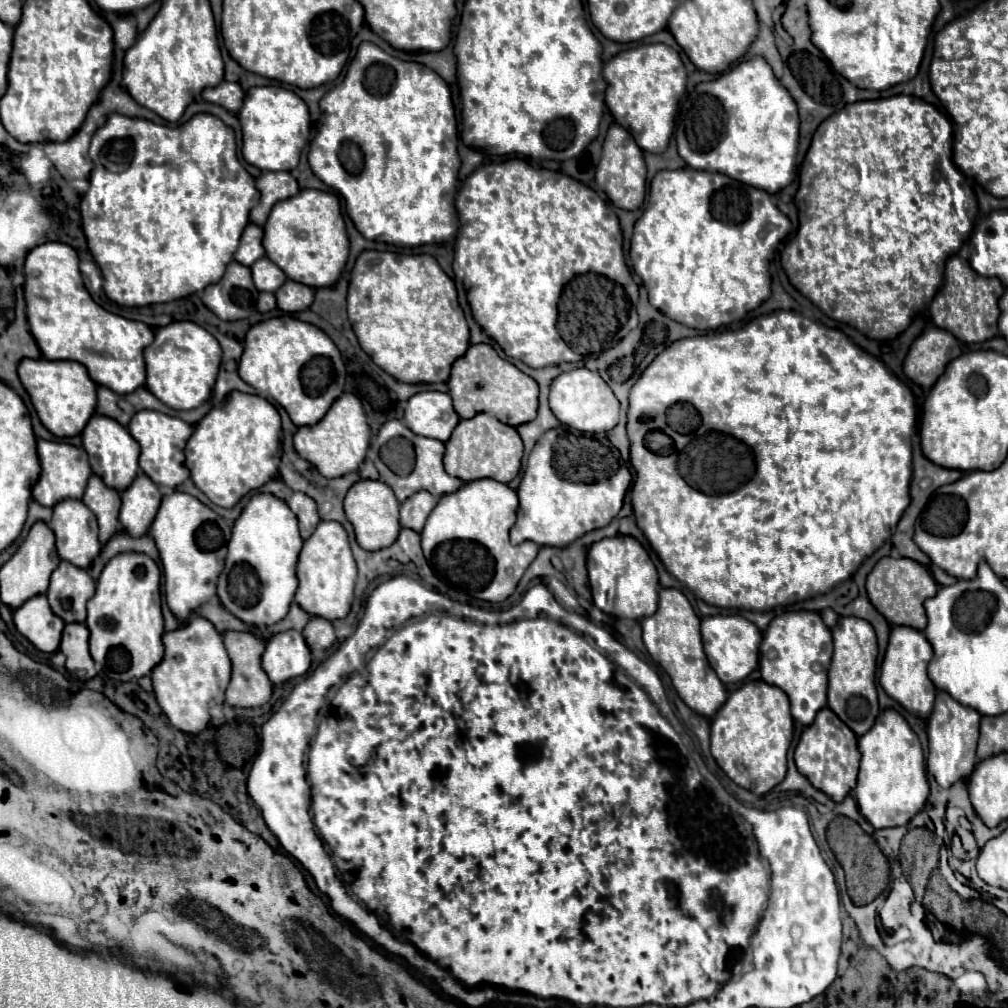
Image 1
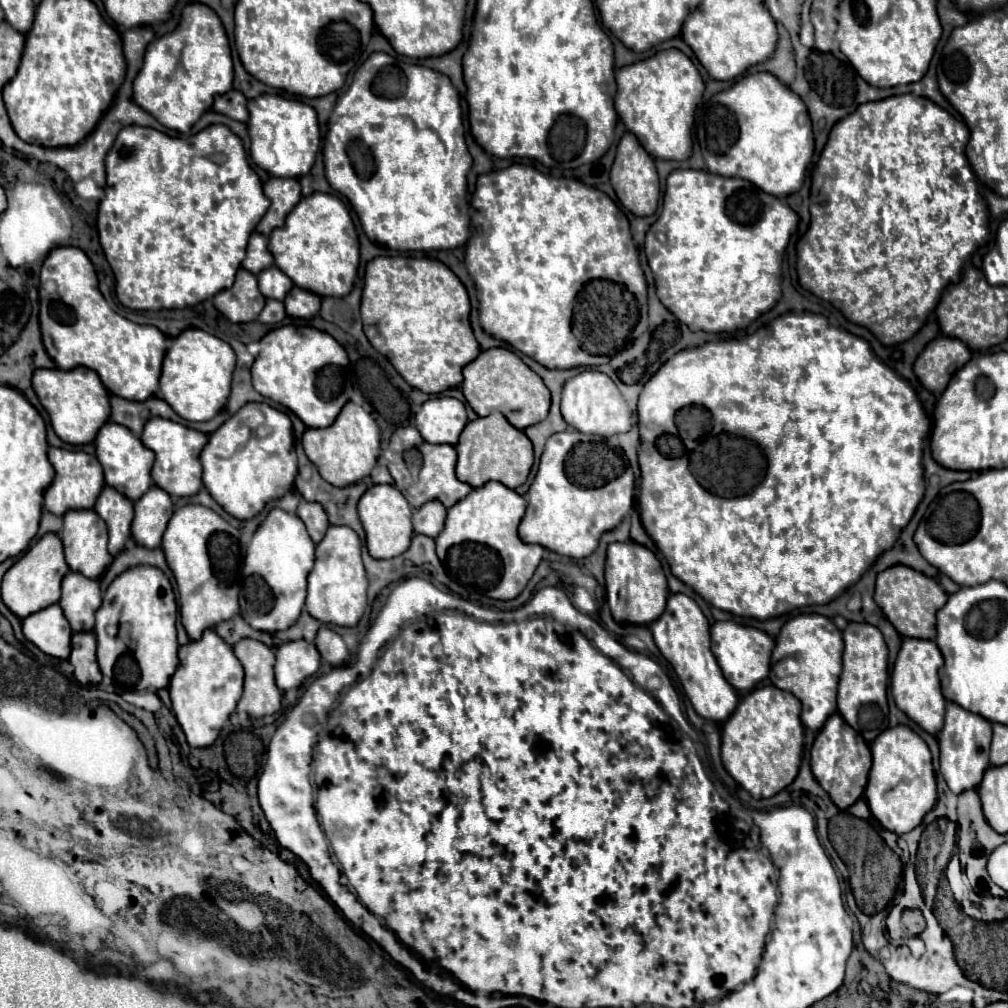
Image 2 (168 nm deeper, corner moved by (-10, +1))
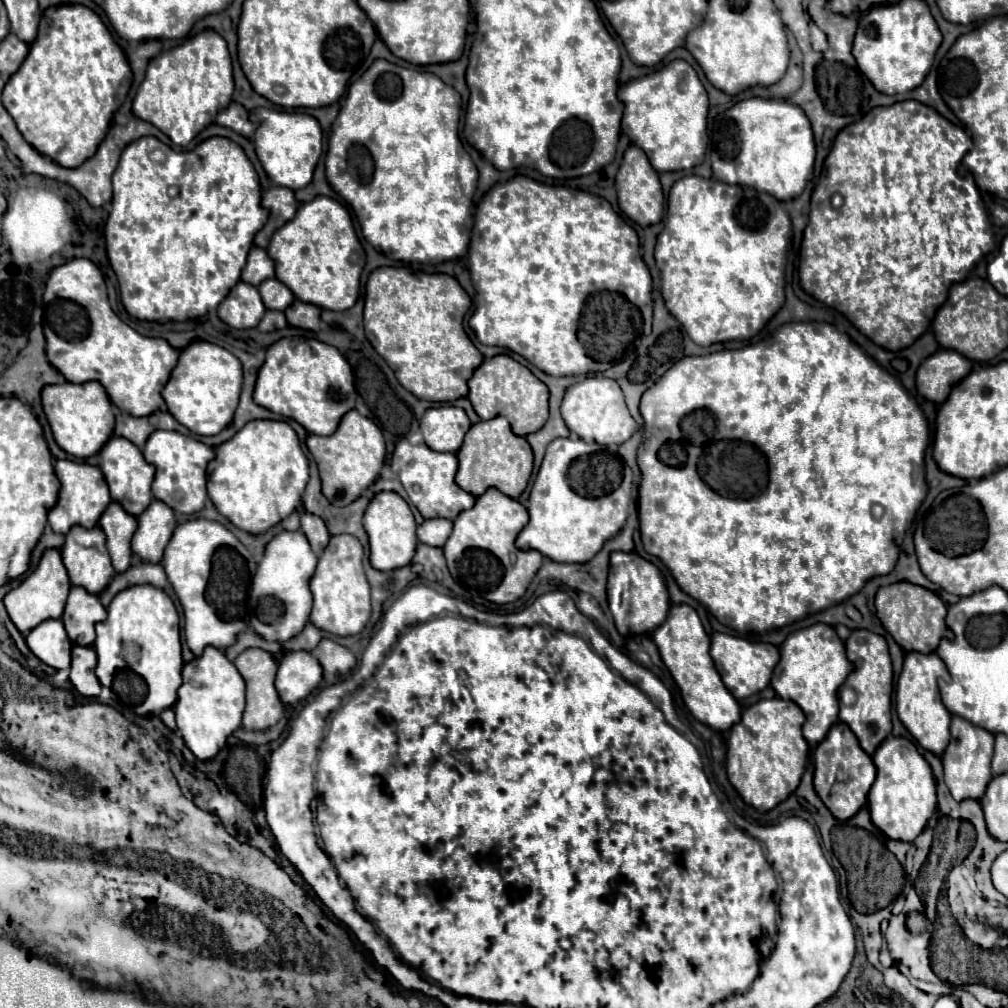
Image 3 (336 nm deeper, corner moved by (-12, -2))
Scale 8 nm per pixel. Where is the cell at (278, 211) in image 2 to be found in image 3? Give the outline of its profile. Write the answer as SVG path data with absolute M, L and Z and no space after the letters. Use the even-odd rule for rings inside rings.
M271 187L263 193L263 207L269 211L269 219L263 225L263 229L255 235L255 245L259 245L261 249L267 249L271 235L275 233L275 229L279 229L281 225L285 225L297 211L299 203L295 201L295 195L291 189L283 189L283 187Z

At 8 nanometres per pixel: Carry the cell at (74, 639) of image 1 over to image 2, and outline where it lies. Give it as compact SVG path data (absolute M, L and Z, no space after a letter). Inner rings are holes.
M77 632L71 638L71 656L69 662L75 668L75 678L83 686L93 686L101 682L101 670L95 658L95 634L93 632Z

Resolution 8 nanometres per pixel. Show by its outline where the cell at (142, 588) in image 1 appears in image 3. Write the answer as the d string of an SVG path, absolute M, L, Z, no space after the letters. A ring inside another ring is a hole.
M135 585L123 589L115 595L109 605L109 617L103 623L97 623L97 639L93 649L97 653L97 667L95 675L99 683L111 689L127 707L133 709L135 715L159 715L165 709L171 709L177 701L177 689L181 687L181 643L179 643L179 613L169 599L169 595L153 585Z

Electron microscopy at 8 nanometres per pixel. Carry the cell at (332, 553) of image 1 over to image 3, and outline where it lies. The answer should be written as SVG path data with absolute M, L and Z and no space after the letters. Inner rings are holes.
M335 535L331 537L327 549L323 551L317 571L311 579L313 593L313 611L311 623L317 629L327 633L349 637L363 631L371 617L371 599L369 599L369 583L363 571L363 547L353 535Z

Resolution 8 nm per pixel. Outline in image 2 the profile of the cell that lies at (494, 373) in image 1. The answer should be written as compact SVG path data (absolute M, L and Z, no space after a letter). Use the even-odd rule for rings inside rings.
M507 348L483 350L473 362L463 368L463 376L465 380L461 384L461 392L477 416L489 416L493 410L499 410L515 428L523 430L545 420L549 412L551 396L543 378Z

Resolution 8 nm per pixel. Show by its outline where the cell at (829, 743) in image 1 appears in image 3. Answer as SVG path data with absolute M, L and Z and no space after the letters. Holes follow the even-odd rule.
M845 723L831 727L827 737L815 749L815 775L813 785L825 807L839 821L851 819L867 805L867 793L875 781L875 765L871 757L859 747L857 737Z

